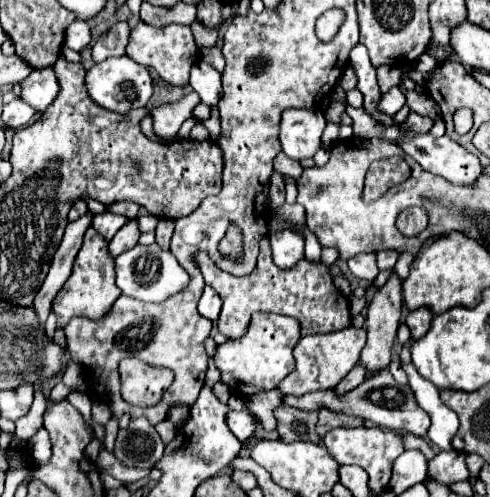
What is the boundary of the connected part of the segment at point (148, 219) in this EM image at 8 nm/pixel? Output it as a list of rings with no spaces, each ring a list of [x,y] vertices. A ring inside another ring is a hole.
[[[142,214],[142,216],[138,216],[138,224],[140,224],[140,234],[146,234],[146,232],[152,232],[156,228],[158,218],[152,214]]]

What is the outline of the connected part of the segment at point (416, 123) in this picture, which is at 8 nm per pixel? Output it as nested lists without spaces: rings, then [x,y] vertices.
[[[413,111],[410,112],[410,116],[402,124],[402,128],[412,128],[414,134],[429,132],[432,126],[434,126],[434,122],[431,118],[421,116]]]

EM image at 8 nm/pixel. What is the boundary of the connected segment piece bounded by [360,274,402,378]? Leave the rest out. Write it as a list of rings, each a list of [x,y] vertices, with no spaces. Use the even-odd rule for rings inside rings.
[[[390,274],[388,282],[376,290],[368,304],[366,330],[368,342],[362,350],[360,364],[368,368],[368,378],[390,364],[390,350],[396,338],[396,330],[402,316],[402,280],[398,274]]]

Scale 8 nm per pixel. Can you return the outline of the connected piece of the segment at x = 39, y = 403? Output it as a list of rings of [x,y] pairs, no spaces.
[[[38,380],[38,384],[34,384],[34,404],[30,408],[30,412],[16,422],[16,436],[30,440],[30,436],[34,436],[40,428],[42,428],[42,414],[46,408],[46,398],[42,394],[42,382]]]

